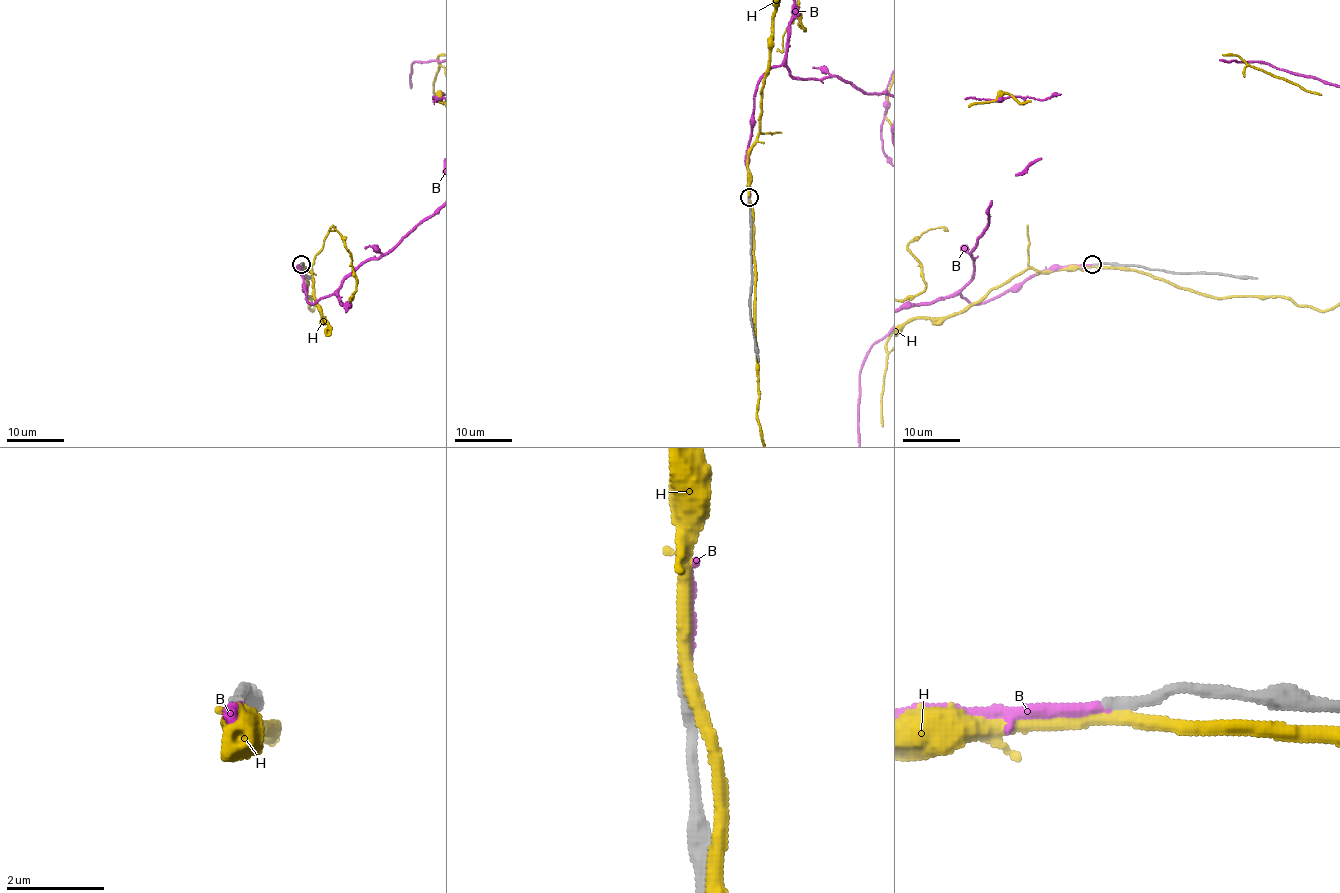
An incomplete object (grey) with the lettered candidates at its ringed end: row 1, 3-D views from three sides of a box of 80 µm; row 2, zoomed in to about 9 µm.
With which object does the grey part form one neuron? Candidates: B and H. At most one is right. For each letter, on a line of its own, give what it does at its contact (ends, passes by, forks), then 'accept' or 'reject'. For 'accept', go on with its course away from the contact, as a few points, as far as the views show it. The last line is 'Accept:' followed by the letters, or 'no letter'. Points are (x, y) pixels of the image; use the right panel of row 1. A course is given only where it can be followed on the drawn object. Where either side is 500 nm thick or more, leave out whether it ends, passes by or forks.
B: it ends; accept
H: it passes by; reject
Accept: B

